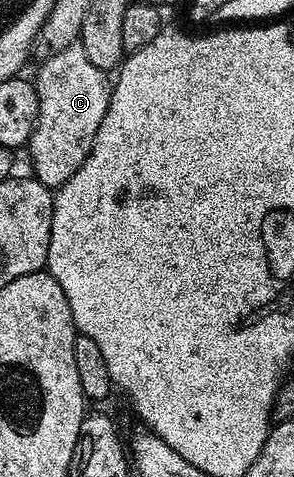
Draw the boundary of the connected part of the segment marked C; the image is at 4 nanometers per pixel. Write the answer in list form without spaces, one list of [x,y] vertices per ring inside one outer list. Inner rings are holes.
[[[80,46],[59,48],[42,64],[38,72],[36,87],[38,90],[38,121],[34,123],[34,133],[28,141],[30,160],[34,163],[33,179],[39,180],[51,190],[57,190],[72,174],[80,170],[80,166],[90,157],[96,134],[100,130],[100,122],[104,122],[104,114],[110,101],[111,81],[106,81],[107,73],[103,69],[92,66],[88,54]]]

